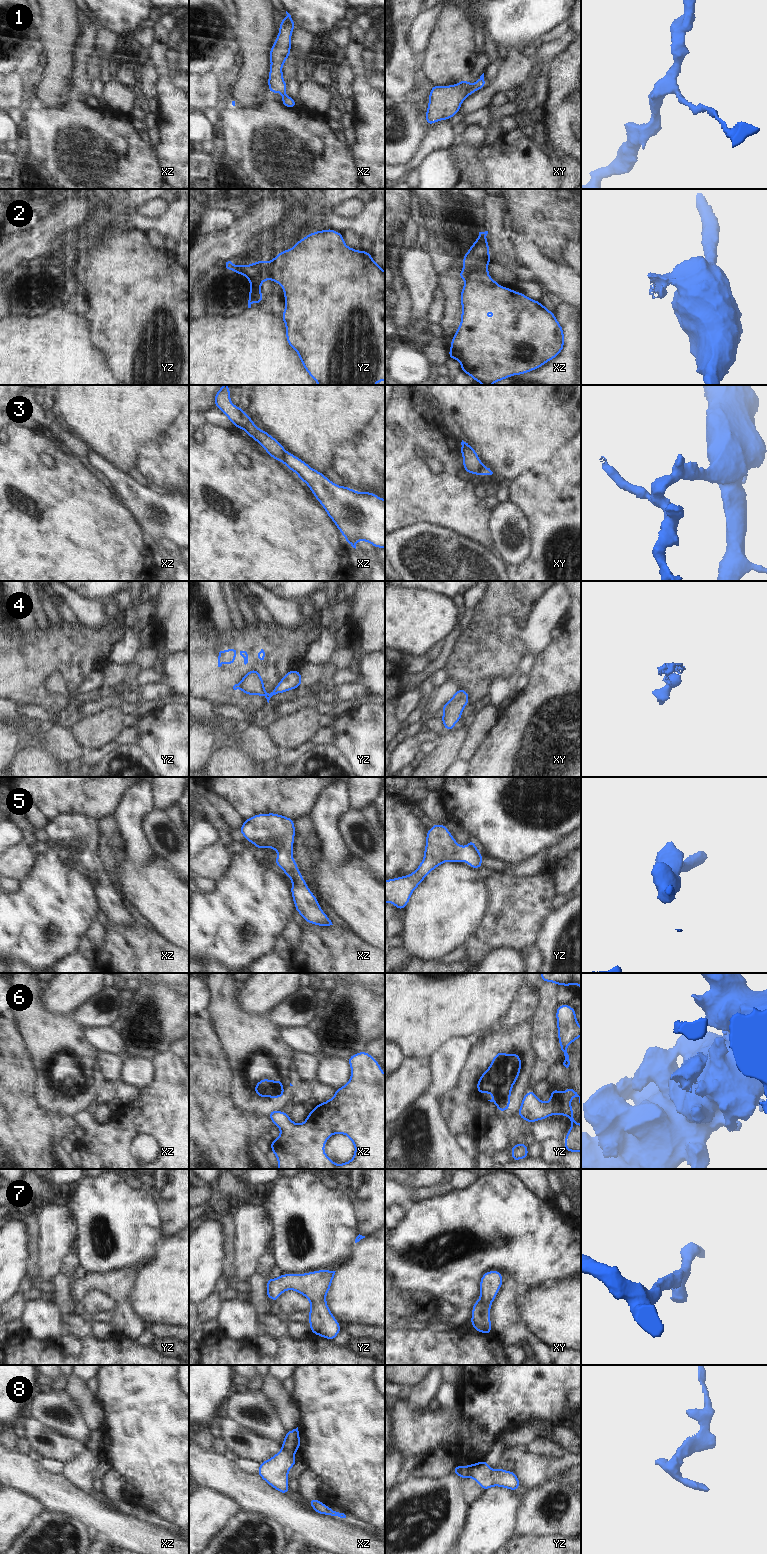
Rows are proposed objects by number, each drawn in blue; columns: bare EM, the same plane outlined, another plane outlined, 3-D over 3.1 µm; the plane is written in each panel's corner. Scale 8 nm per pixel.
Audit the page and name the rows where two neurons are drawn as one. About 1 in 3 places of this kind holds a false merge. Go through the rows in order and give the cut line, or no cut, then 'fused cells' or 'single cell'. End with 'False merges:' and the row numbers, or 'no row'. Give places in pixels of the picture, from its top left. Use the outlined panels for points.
1: cut xz (285, 94), (283, 97); fused cells
2: cut xz (488, 274), (482, 270), (473, 270), (466, 278); fused cells
3: cut xz (285, 451), (282, 461); fused cells
4: cut none; single cell
5: cut none; single cell
6: cut xz (275, 1110), (269, 1115); fused cells
7: cut none; single cell
8: cut xz (282, 1447), (293, 1456); fused cells
False merges: 1, 2, 3, 6, 8

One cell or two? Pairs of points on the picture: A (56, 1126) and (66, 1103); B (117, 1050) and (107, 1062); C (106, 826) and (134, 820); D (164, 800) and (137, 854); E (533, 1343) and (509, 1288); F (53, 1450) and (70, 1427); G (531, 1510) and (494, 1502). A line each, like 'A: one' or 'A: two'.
A: two
B: two
C: two
D: two
E: one
F: two
G: two

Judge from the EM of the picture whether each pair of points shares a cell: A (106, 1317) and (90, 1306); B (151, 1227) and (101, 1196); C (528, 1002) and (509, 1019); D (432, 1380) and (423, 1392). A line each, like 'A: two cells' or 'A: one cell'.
A: two cells
B: one cell
C: one cell
D: one cell

